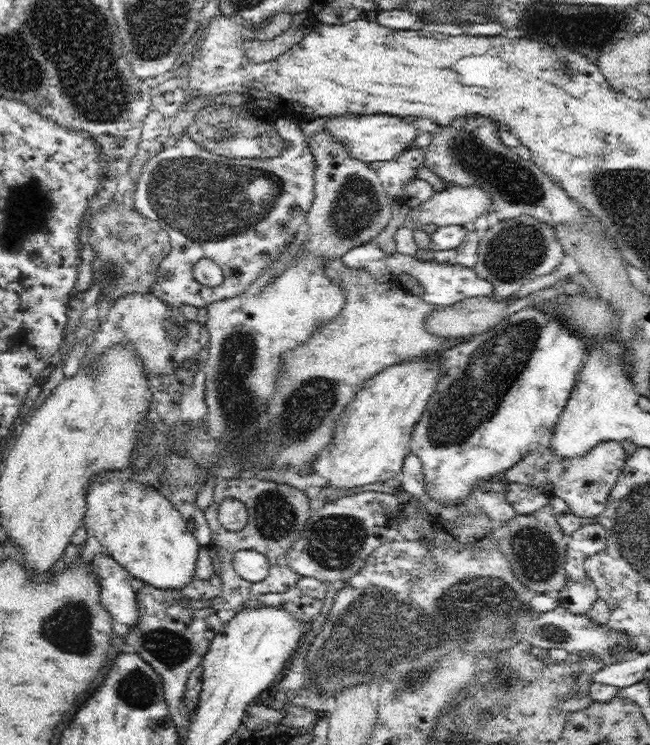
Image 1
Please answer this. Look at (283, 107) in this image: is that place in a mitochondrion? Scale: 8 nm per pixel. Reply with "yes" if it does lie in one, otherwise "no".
no

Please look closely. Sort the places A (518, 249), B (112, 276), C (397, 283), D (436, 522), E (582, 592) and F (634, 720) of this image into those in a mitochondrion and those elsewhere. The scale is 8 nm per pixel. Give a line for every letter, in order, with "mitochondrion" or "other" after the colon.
A: mitochondrion
B: mitochondrion
C: other
D: other
E: other
F: other

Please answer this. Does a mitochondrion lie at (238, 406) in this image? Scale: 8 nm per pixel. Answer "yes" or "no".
yes

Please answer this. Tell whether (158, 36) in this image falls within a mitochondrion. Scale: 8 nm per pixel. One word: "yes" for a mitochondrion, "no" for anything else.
yes

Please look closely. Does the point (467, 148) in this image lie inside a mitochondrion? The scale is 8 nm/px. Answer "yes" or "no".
yes

